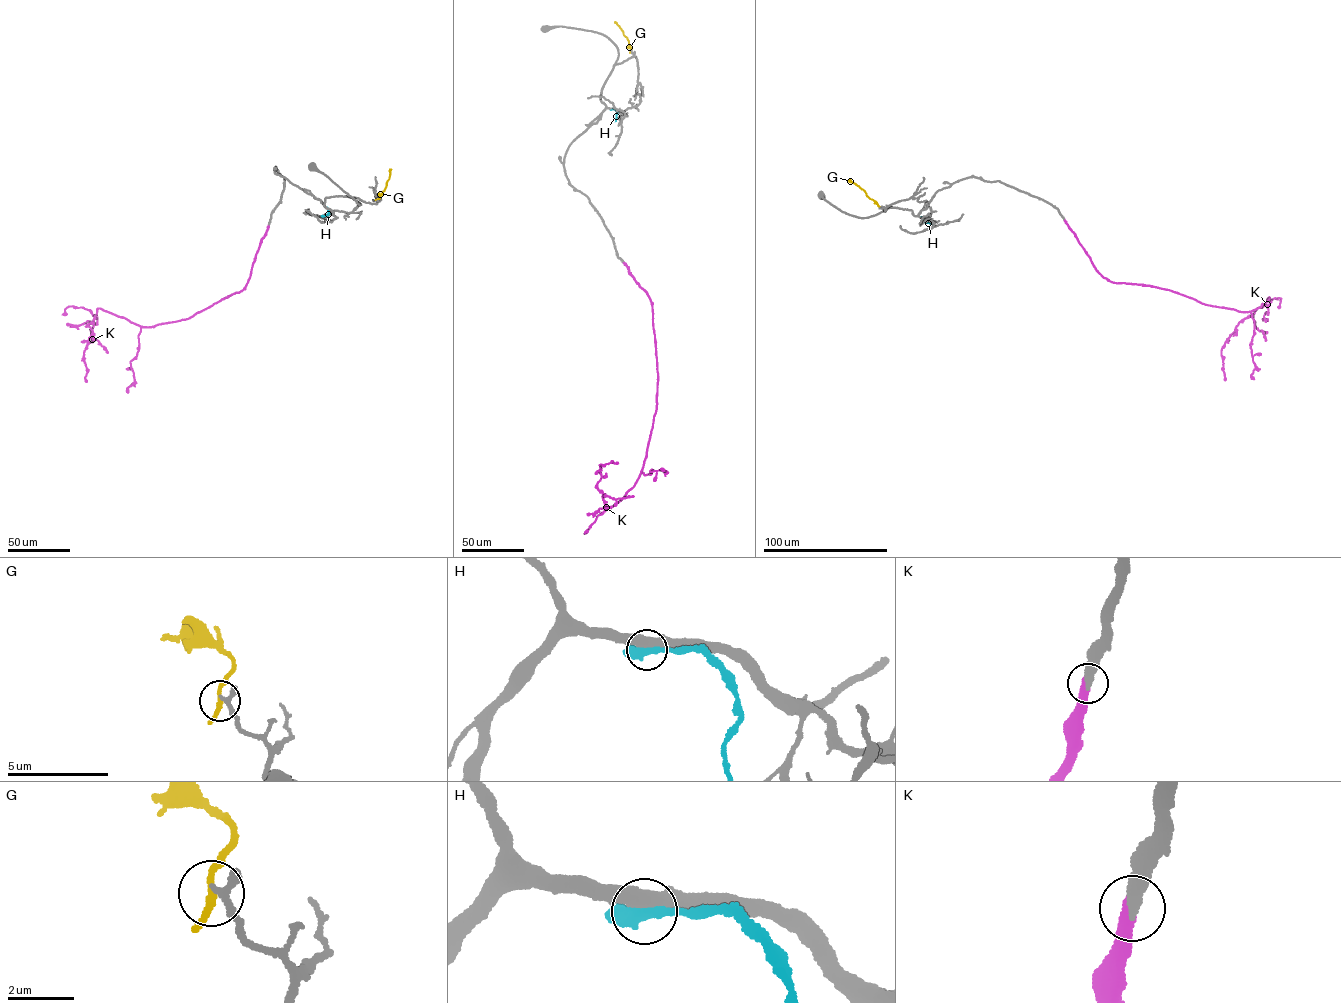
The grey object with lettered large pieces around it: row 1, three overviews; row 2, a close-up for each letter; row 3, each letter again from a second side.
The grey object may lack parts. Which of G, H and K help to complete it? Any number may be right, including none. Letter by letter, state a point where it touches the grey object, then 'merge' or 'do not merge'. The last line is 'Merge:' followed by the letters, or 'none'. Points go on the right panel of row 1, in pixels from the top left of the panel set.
G: meets grey at (879, 207); do not merge
H: meets grey at (921, 217); do not merge
K: meets grey at (1064, 219); merge
Merge: K

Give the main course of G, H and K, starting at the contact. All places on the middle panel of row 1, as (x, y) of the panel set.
G: (630, 51), (627, 38), (614, 21)
H: (611, 109), (617, 112), (614, 121)
K: (623, 262), (652, 305), (657, 403), (641, 472), (625, 496), (605, 508), (597, 486), (599, 465), (618, 462)

